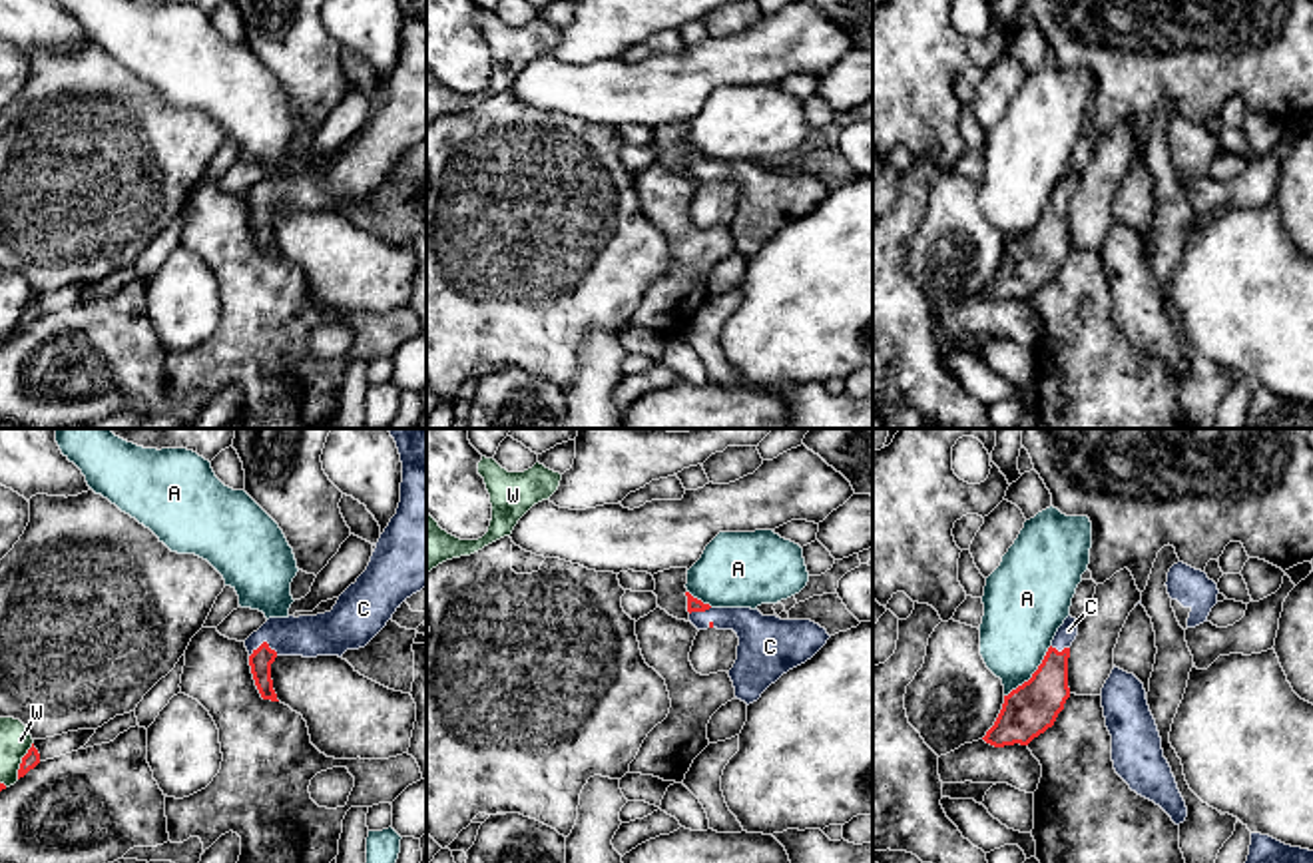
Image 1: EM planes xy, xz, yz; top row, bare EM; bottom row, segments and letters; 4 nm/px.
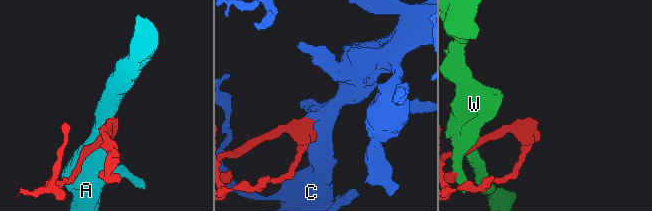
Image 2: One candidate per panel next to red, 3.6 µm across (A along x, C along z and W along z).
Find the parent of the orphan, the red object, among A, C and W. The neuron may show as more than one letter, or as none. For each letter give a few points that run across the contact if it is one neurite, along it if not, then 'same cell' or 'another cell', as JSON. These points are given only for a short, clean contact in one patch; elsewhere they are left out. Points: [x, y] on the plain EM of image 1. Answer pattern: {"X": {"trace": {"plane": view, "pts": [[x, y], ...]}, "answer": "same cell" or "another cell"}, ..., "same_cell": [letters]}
{"A": {"trace": {"plane": "yz", "pts": [[1050, 198], [1039, 222], [1005, 250]]}, "answer": "another cell"}, "C": {"trace": {"plane": "xy", "pts": [[262, 212], [263, 196], [277, 190], [323, 188]]}, "answer": "same cell"}, "W": {"answer": "another cell"}, "same_cell": ["C"]}

